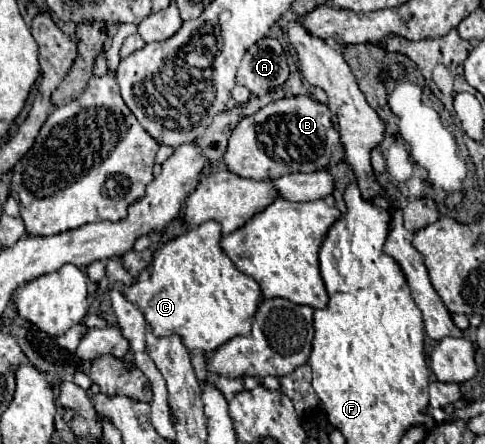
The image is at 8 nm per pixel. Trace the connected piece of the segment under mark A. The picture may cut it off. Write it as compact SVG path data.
M265 37L251 45L237 69L237 83L253 95L263 97L271 89L281 87L289 77L287 57L277 39Z

